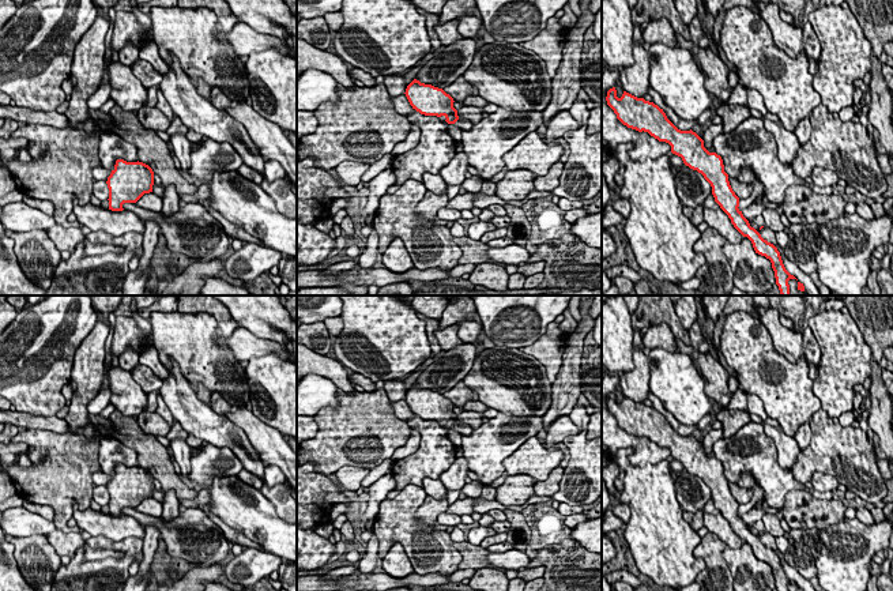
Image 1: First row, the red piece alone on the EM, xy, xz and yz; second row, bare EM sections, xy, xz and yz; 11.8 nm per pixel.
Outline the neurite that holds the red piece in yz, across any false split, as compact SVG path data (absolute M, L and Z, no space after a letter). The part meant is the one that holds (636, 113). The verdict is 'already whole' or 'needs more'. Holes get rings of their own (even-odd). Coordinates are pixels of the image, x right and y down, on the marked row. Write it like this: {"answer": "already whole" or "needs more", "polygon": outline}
{"answer": "already whole", "polygon": "M615 87L607 91L606 101L623 125L638 132L648 132L659 142L668 143L672 154L681 157L686 166L704 176L712 187L715 202L728 215L734 227L751 241L756 253L770 260L780 294L790 296L788 281L796 278L785 270L777 248L764 240L738 208L739 197L730 185L721 157L709 153L704 147L704 140L692 129L678 129L667 118L663 109L653 102L637 98L626 91L618 98Z"}

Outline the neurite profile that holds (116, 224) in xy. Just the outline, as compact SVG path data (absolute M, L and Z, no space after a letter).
M75 196L72 212L76 215L76 221L91 231L102 230L113 237L120 237L129 231L144 234L144 222L129 210L112 211L91 203L80 206Z

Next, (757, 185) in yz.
M757 178L753 180L751 182L753 185L753 192L747 199L739 199L739 211L742 211L743 208L749 207L750 204L753 204L753 202L756 200L757 196L764 195L764 185L761 181L758 181Z

